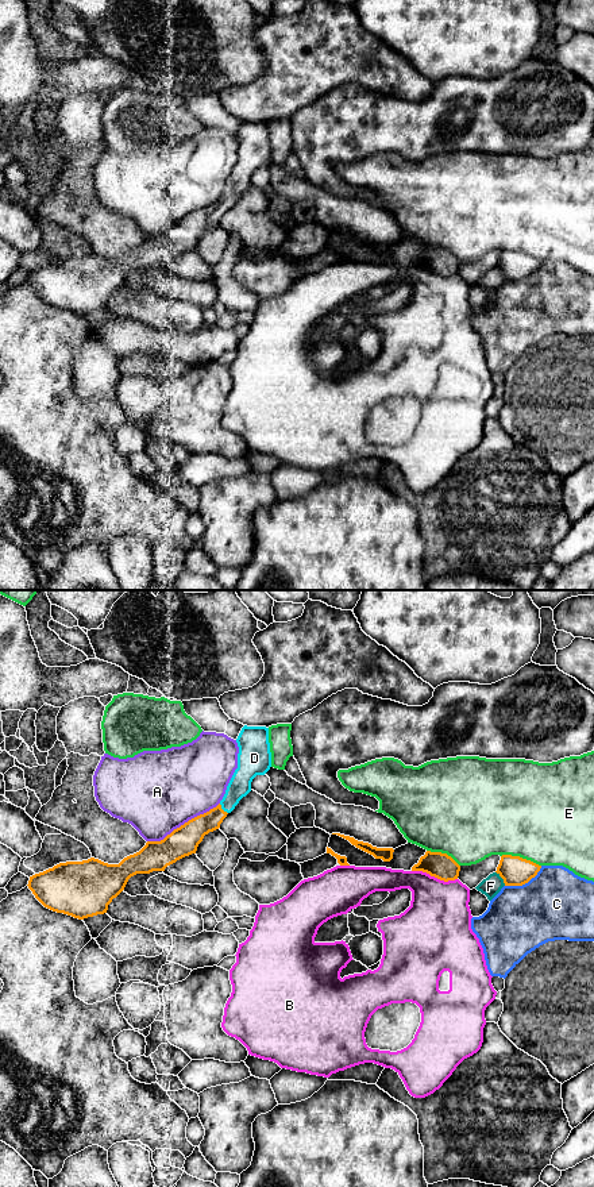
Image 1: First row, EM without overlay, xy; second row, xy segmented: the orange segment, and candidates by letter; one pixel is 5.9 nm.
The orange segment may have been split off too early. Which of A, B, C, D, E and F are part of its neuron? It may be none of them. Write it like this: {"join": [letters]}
{"join": ["D"]}

